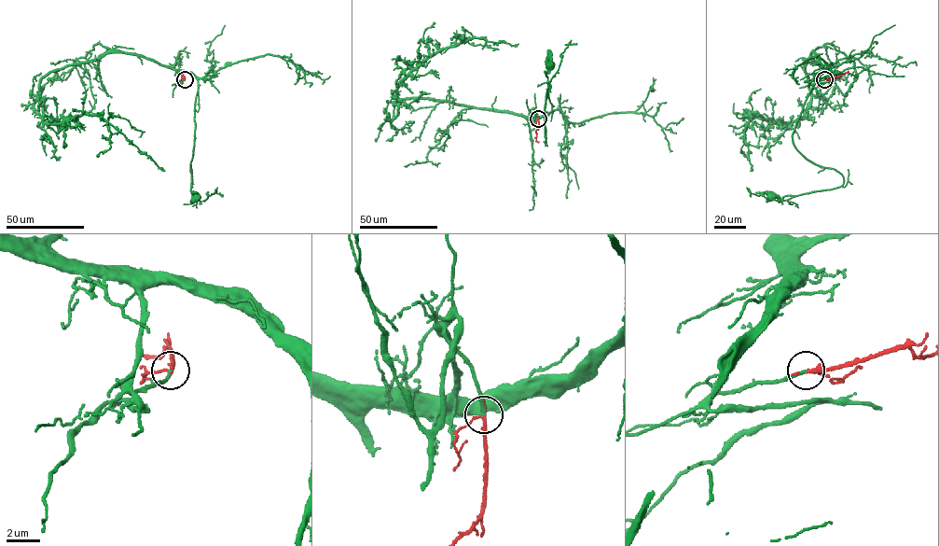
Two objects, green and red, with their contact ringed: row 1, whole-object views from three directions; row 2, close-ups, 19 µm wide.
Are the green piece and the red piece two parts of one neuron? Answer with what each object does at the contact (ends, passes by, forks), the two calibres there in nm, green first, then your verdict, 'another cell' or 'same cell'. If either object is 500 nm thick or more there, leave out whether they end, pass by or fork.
green ends; red passes by; calibres 190 and 170 nm; same cell

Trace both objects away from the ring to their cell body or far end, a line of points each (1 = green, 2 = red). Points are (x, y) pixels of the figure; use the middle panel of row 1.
1: (538, 118), (534, 111), (535, 117), (542, 117), (551, 110), (548, 86), (545, 107), (545, 137), (548, 64)
2: (538, 118), (536, 132), (538, 142)

